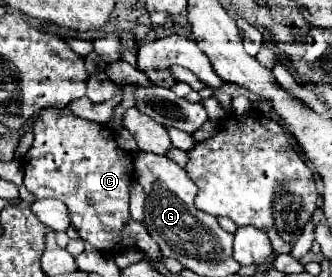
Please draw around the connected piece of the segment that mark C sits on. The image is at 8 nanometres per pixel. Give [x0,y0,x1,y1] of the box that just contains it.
[22,109,160,261]

